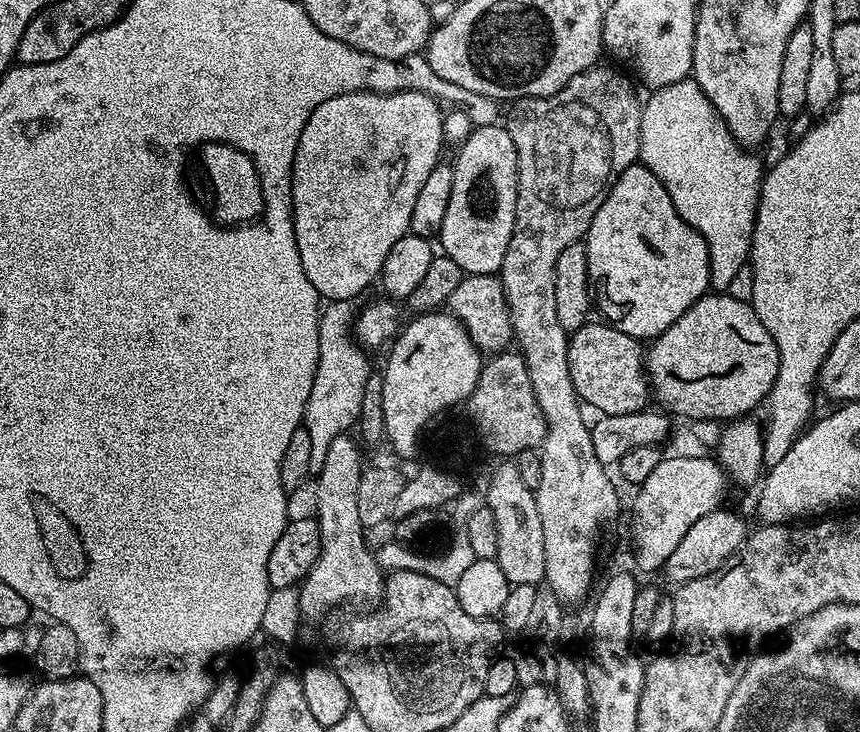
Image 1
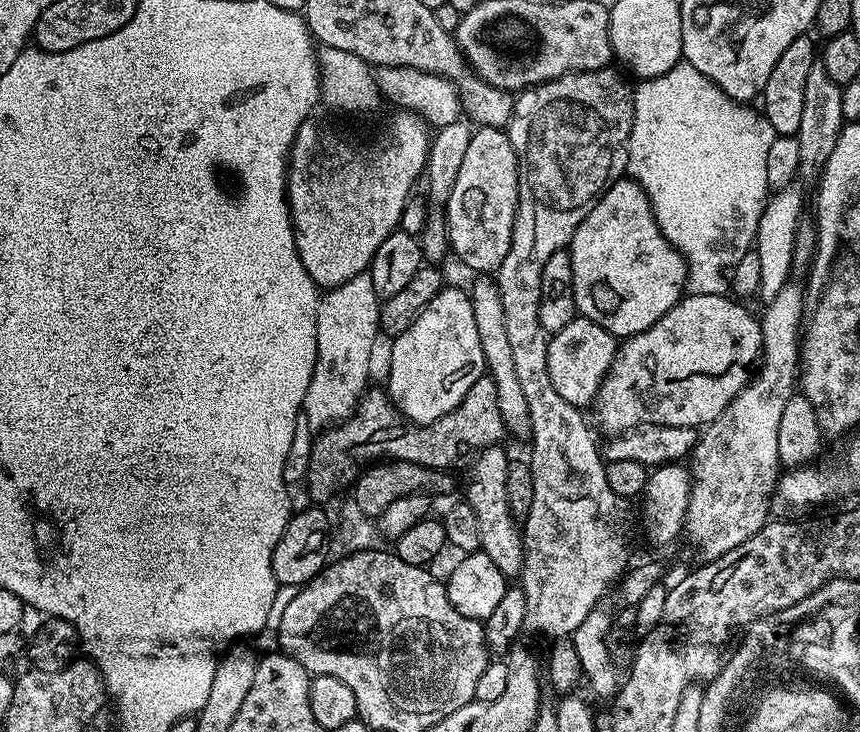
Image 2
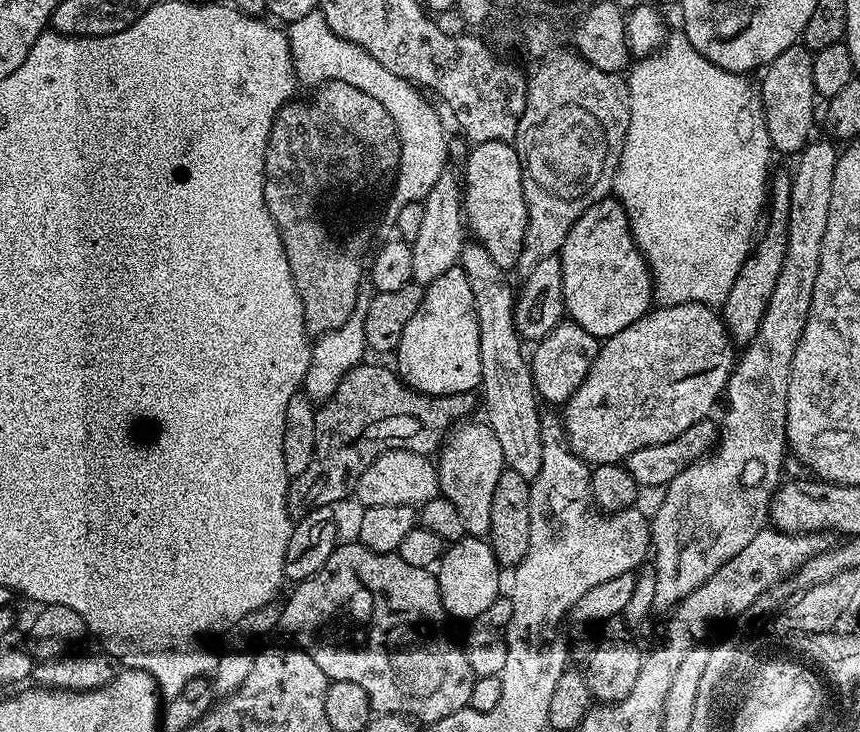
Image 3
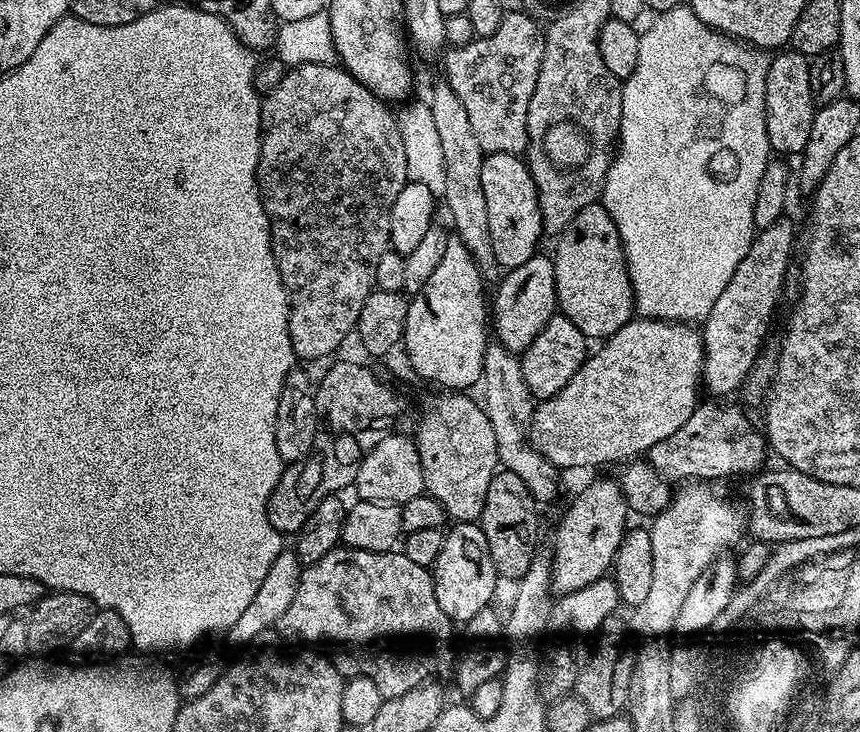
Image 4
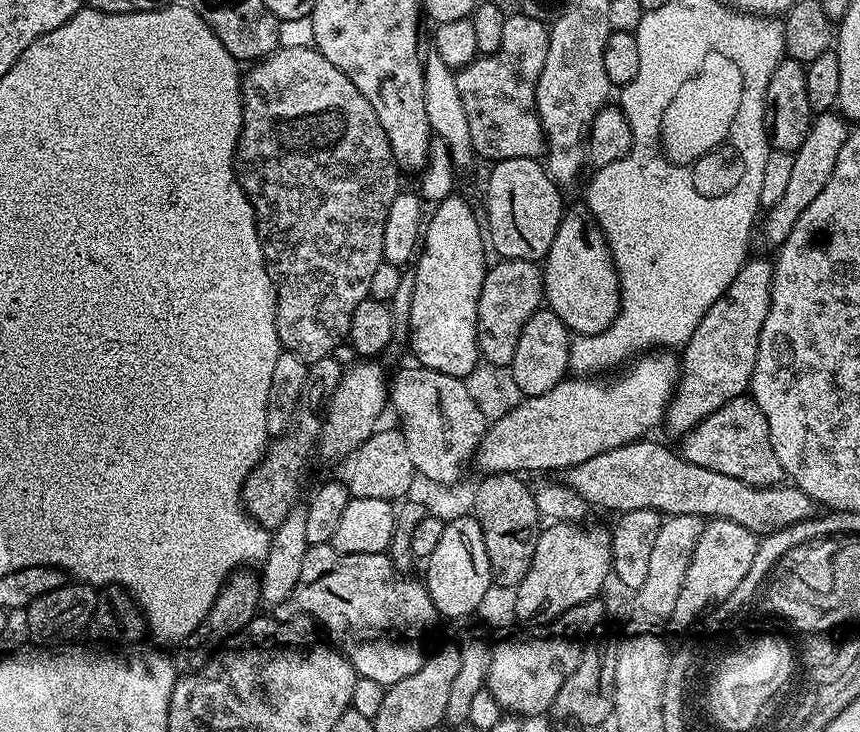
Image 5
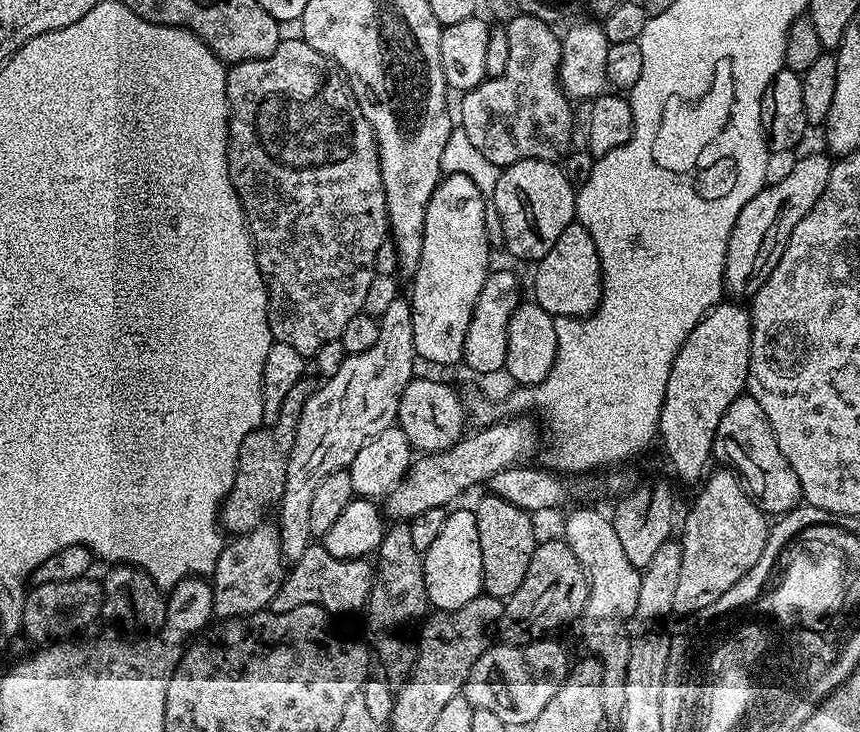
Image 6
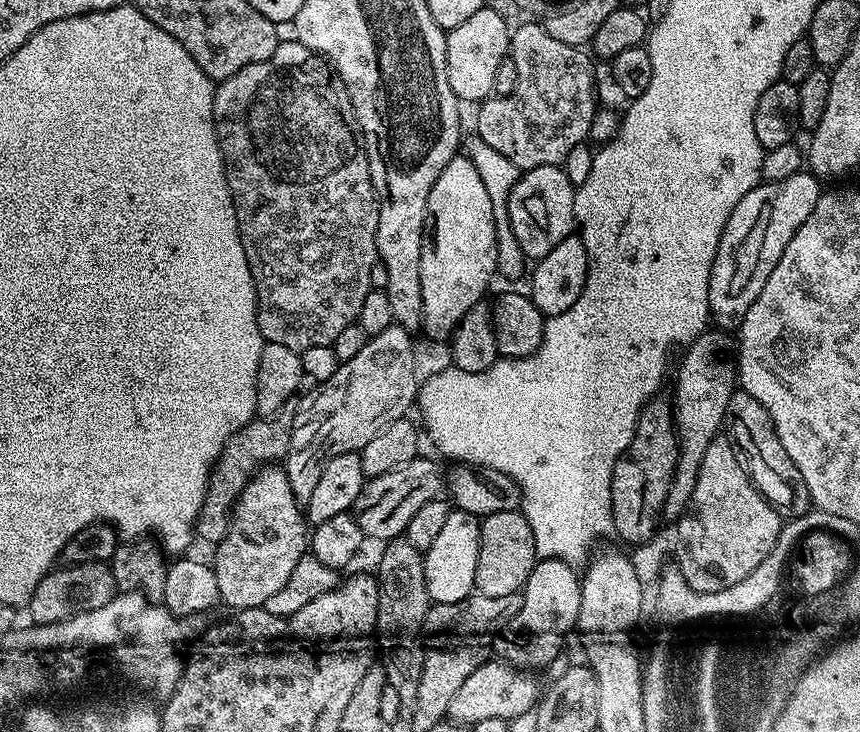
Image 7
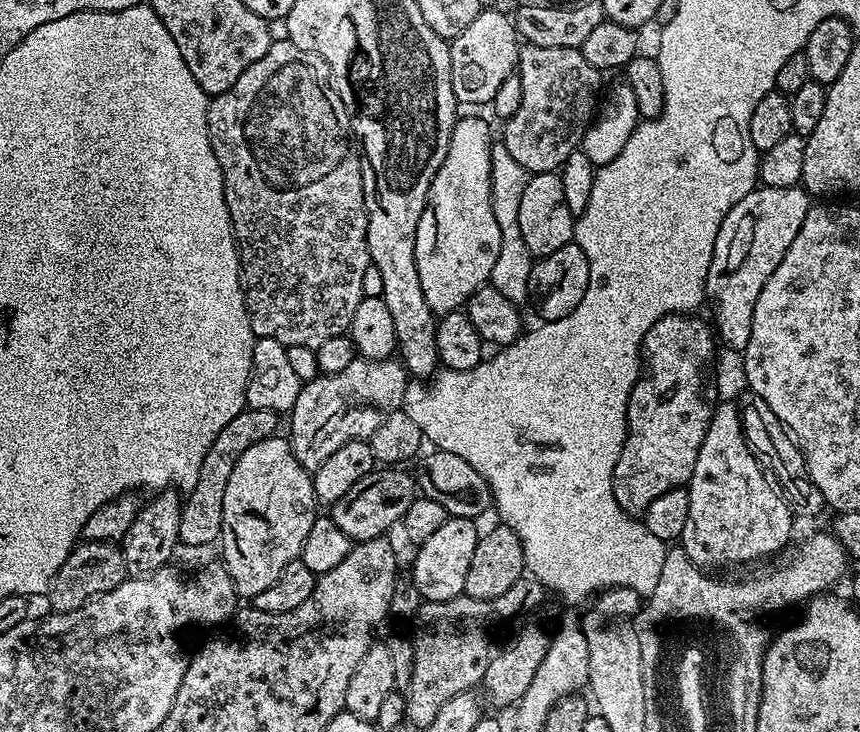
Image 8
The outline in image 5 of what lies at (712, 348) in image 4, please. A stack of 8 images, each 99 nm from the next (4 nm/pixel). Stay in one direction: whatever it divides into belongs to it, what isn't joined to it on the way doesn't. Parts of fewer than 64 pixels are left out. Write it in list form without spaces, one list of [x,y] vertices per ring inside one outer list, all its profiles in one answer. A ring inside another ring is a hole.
[[[771,259],[745,260],[742,270],[738,270],[722,298],[718,298],[718,302],[706,310],[702,322],[698,322],[679,357],[680,380],[666,413],[666,428],[668,424],[670,431],[679,434],[691,432],[707,416],[726,406],[726,402],[749,391],[754,362],[758,358],[762,322],[766,322],[770,310],[772,265]]]

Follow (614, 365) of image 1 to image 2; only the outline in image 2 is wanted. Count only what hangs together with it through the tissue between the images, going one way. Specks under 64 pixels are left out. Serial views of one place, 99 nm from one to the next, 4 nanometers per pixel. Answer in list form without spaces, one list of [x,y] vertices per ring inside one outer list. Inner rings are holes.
[[[576,315],[562,330],[558,330],[548,342],[548,373],[550,382],[554,382],[554,390],[566,398],[566,402],[577,406],[591,405],[608,371],[612,369],[612,361],[618,351],[617,337],[610,335],[598,322],[590,318]]]

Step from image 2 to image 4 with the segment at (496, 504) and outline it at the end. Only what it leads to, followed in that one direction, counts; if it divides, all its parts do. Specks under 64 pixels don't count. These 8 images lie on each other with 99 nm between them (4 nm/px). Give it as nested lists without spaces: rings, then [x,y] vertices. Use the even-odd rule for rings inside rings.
[[[444,392],[438,394],[440,396],[432,399],[426,406],[422,418],[418,424],[417,432],[414,432],[416,441],[416,449],[419,452],[419,462],[422,464],[422,476],[425,491],[435,500],[443,505],[445,513],[453,520],[459,523],[473,523],[479,519],[482,512],[482,506],[485,505],[486,490],[489,489],[490,482],[493,480],[498,467],[499,460],[497,458],[497,443],[495,441],[494,428],[492,427],[489,416],[485,414],[484,407],[481,403],[476,403],[468,397],[468,394],[462,392]]]

